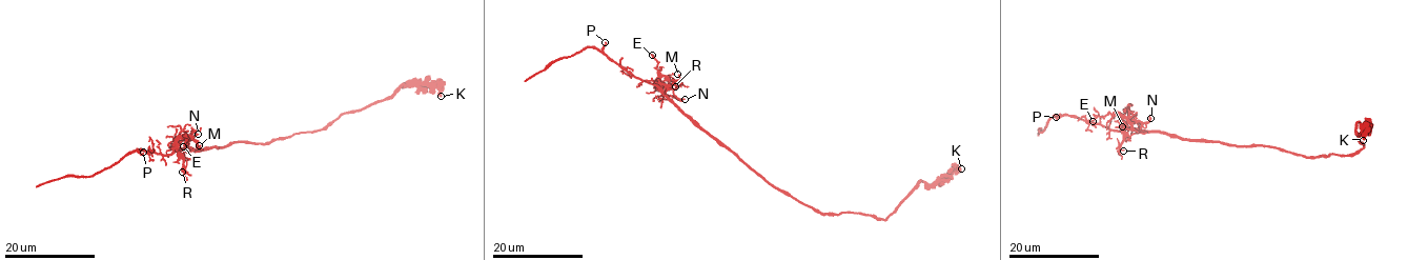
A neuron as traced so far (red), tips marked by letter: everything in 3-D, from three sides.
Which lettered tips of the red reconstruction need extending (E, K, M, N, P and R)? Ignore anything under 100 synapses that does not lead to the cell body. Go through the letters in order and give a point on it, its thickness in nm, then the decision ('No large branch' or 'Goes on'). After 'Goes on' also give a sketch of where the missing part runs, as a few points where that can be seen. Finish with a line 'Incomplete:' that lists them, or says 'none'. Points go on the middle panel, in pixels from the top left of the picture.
E: Place: (652, 55). Thickness 90 nm. No large branch
K: Place: (961, 168). Thickness 400 nm. No large branch
M: Place: (677, 74). Thickness 140 nm. No large branch
N: Place: (685, 99). Thickness 160 nm. No large branch
P: Place: (605, 42). Thickness 70 nm. No large branch
R: Place: (675, 86). Thickness 130 nm. No large branch
Incomplete: none

